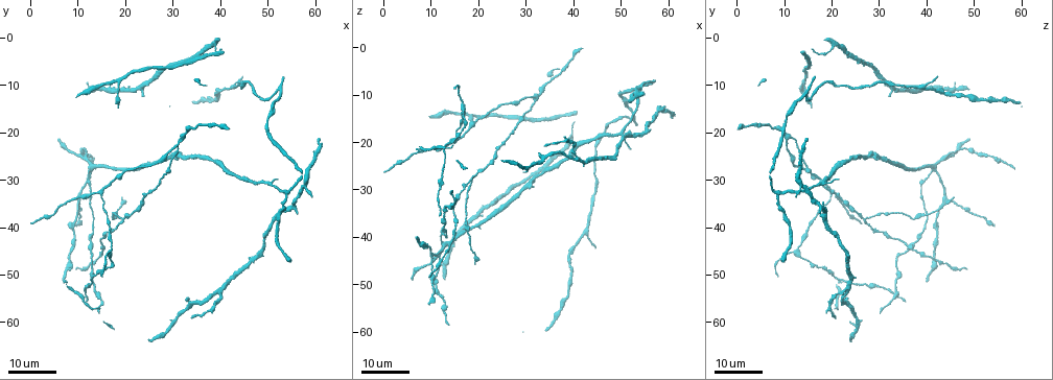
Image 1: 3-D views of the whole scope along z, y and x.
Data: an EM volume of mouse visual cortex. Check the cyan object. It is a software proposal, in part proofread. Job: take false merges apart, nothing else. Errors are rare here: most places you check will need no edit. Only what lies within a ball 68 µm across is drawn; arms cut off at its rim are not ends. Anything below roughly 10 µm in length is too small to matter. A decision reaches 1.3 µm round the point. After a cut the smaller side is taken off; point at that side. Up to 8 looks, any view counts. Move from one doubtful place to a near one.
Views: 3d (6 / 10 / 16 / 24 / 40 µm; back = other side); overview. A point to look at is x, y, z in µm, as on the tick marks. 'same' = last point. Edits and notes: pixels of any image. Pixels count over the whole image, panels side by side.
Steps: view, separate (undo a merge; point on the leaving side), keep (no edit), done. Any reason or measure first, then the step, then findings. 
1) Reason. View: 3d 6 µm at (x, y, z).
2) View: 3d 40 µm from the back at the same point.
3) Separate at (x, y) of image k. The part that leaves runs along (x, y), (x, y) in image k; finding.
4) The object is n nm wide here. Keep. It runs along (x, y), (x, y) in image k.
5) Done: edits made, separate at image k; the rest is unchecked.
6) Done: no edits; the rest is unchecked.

View: 3d 24 µm at (12.5, 48.0, 44.5).

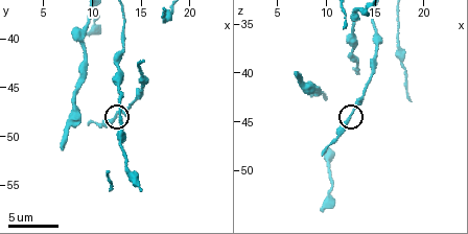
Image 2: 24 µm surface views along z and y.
Zoom in. View: 3d 6 µm at the same point.

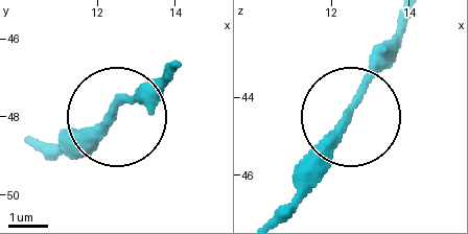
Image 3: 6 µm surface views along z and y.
View: 3d 6 µm from the back at (12.60, 47.55, 44.20).

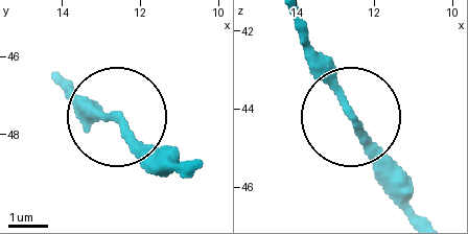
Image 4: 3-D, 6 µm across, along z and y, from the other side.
The object is 190 nm wide here. Keep. It runs along (303, 25), (320, 75), (399, 171) in image 4; continuous, no second neuron.

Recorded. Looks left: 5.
Thin arm on a thick one. View: 3d 24 µm at (19.5, 39.0, 26.5).

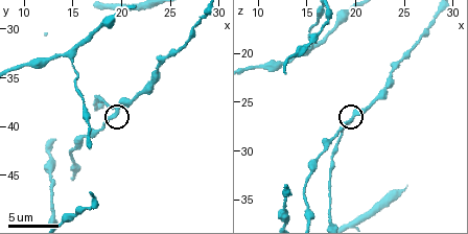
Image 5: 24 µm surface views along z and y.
Zoom in. View: 3d 10 µm at (19.6, 38.8, 26.8).

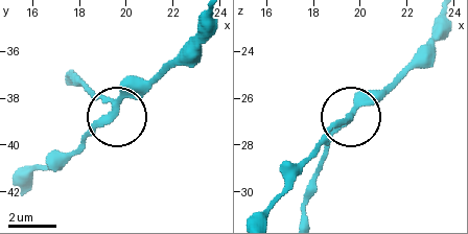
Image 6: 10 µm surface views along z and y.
Keep. It runs along (449, 20), (335, 134), (325, 156) in image 6; one neuron here.

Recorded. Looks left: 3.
Thick turns thin. View: 3d 16 µm at (28.5, 28.5, 16.0).

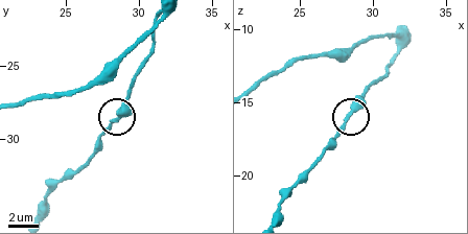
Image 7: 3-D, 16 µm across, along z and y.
View: 3d 10 µm at (28.2, 28.8, 16.0).

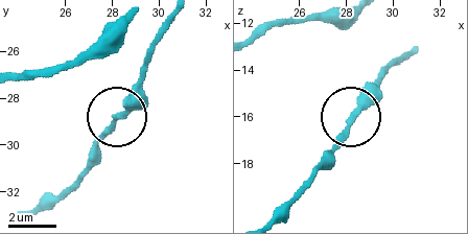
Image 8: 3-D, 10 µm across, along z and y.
Zoom in. View: 3d 6 µm at (28.3, 28.8, 16.0).

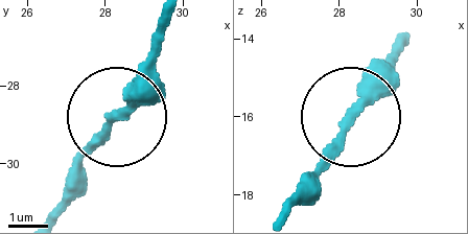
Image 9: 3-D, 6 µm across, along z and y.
Keep. Continuous, no second neuron.

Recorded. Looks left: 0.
Done: no edits; the rest is unchecked.

